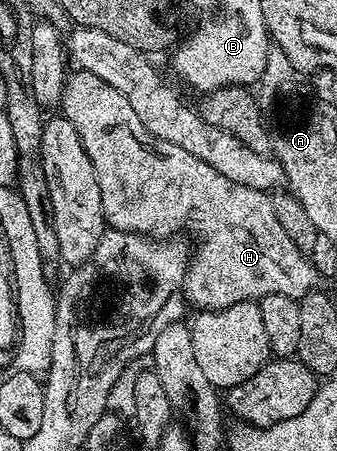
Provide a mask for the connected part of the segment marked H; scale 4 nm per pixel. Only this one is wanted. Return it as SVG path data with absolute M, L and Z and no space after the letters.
M73 70L66 75L65 89L62 92L59 108L63 115L69 119L71 126L75 126L75 130L79 130L79 142L83 142L83 150L87 150L87 158L91 158L91 166L95 166L95 178L99 178L99 194L103 194L105 223L110 229L118 232L135 232L138 236L150 238L177 238L183 234L180 232L186 232L187 235L194 236L198 240L197 249L195 247L192 249L183 285L186 301L192 307L194 304L194 309L218 312L227 306L235 306L239 302L247 302L248 300L260 302L267 294L283 294L287 298L300 302L308 292L314 291L318 287L319 277L315 266L310 262L303 249L295 246L295 242L291 242L291 238L287 238L282 224L279 223L279 218L275 218L273 197L268 191L251 189L239 185L238 182L231 182L230 179L219 174L219 170L215 170L214 167L200 161L199 158L195 158L195 155L189 154L182 147L157 140L148 132L147 127L139 122L138 115L131 110L131 102L127 102L127 98L123 98L123 94L119 94L119 90L115 90L115 86L107 86L107 82L103 82L103 78L95 78L95 74L90 72Z

